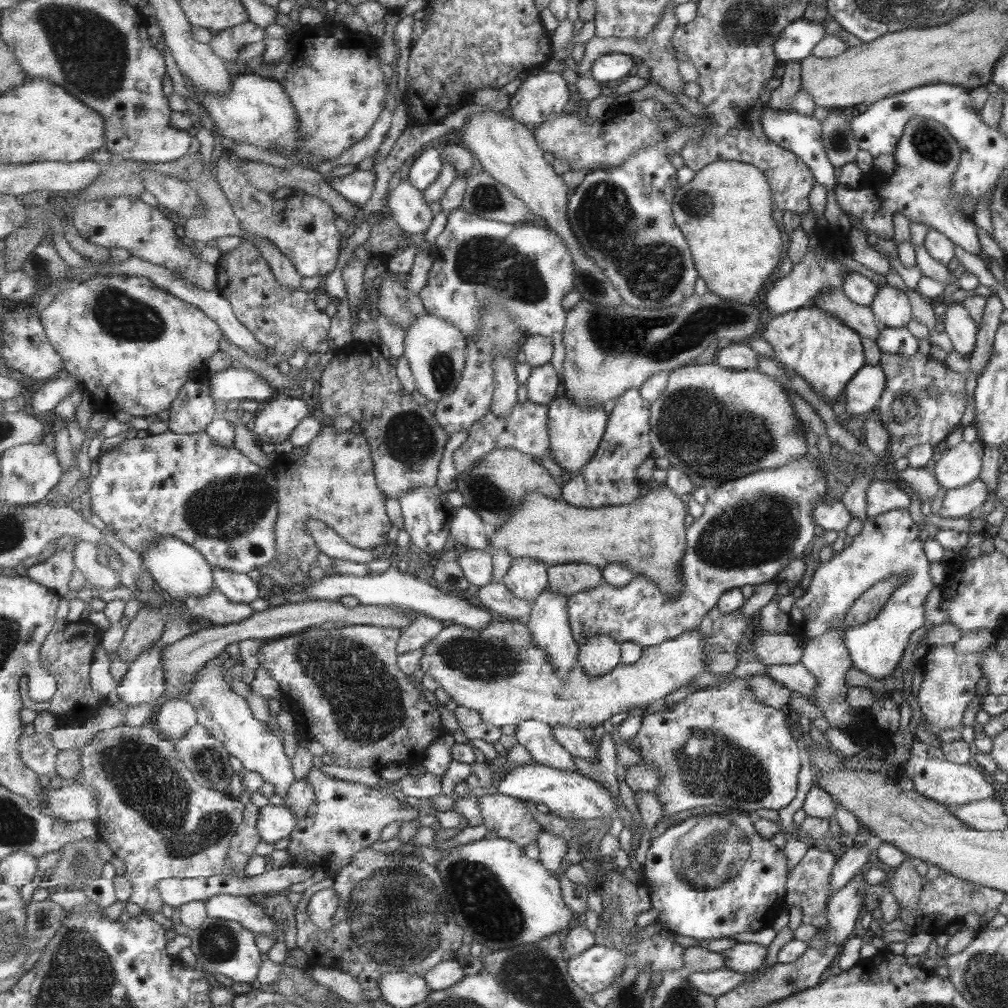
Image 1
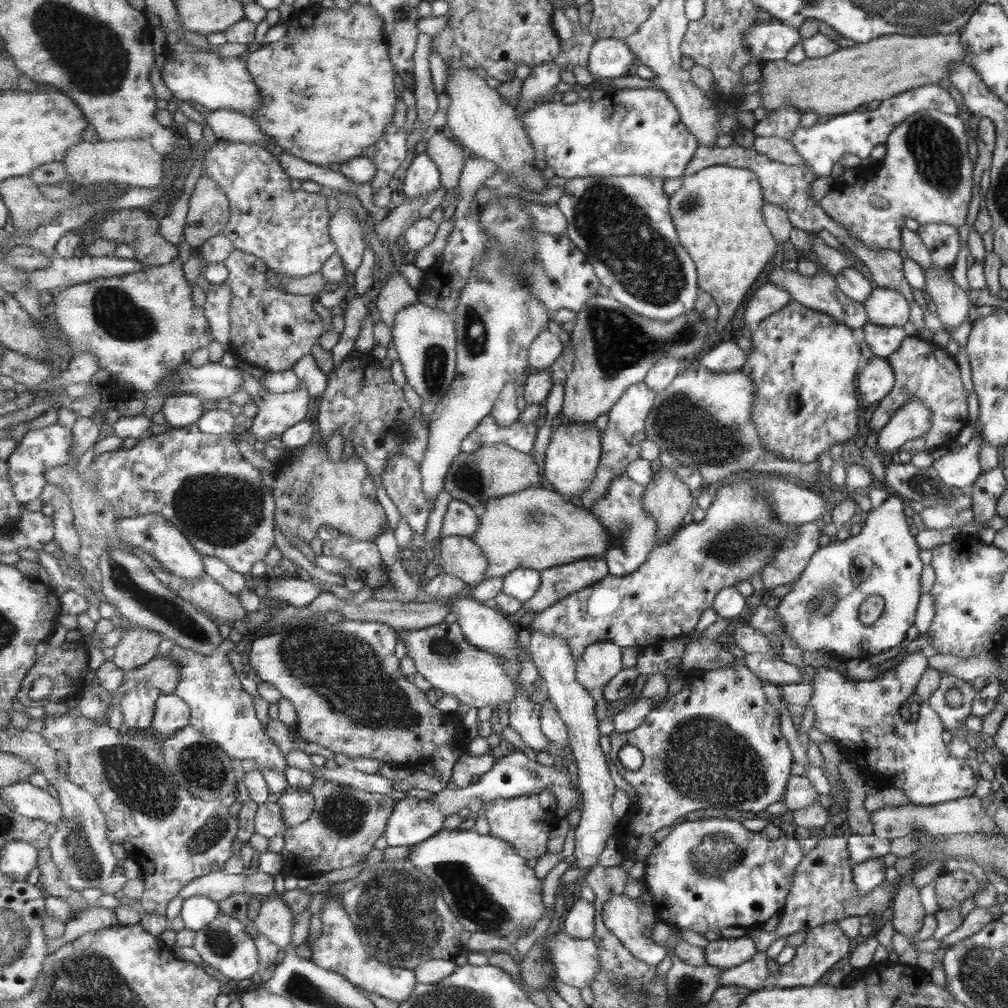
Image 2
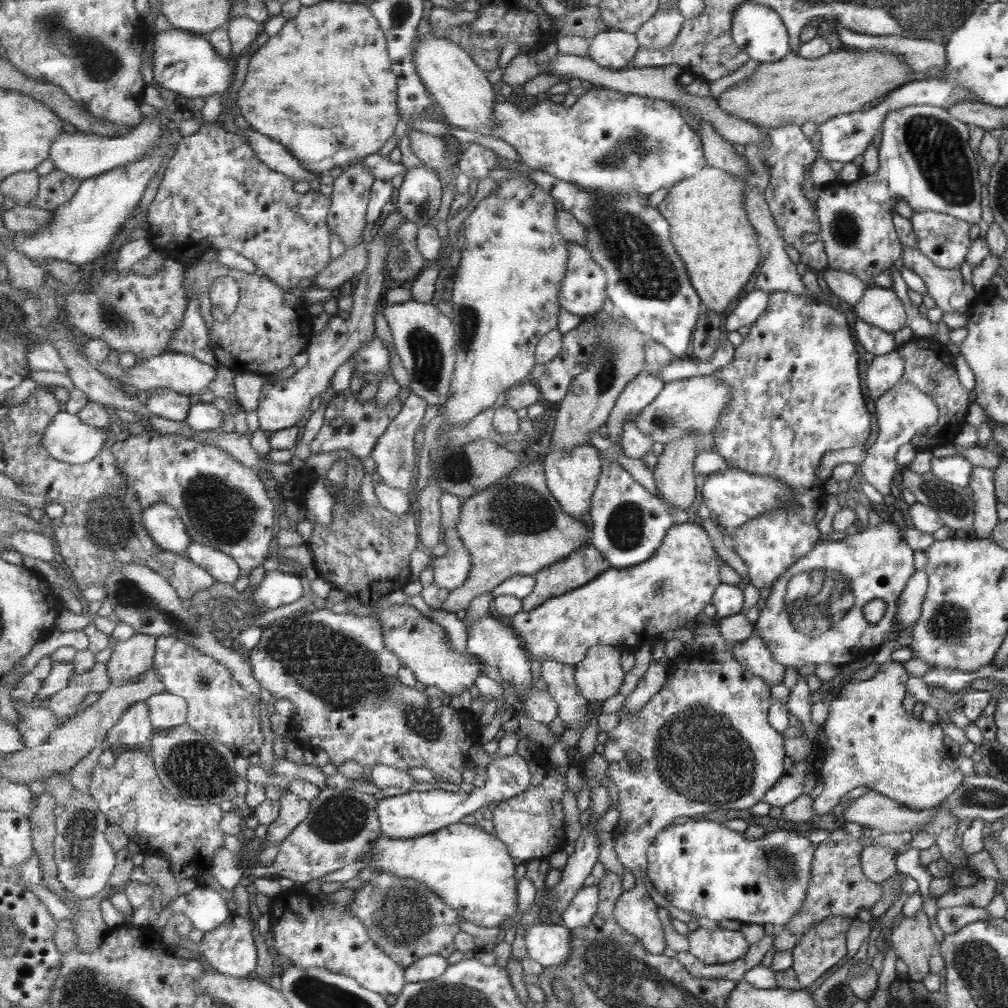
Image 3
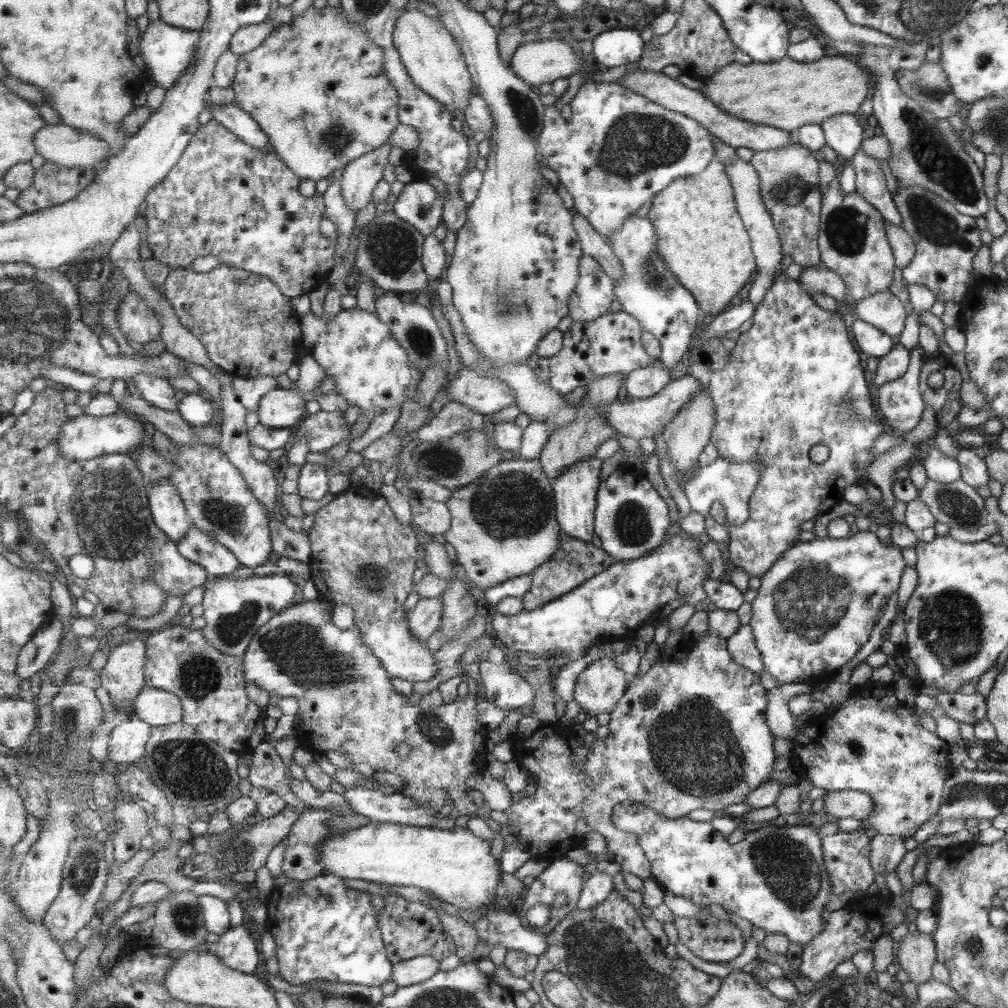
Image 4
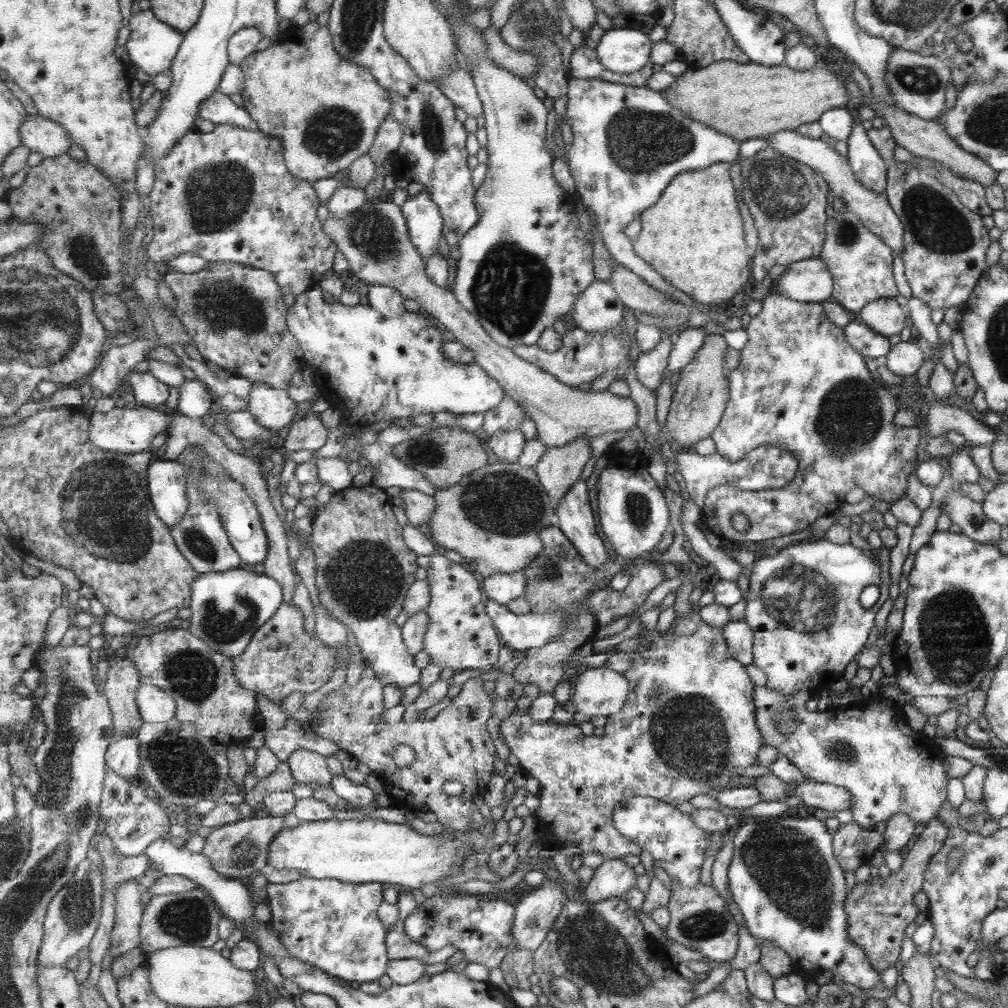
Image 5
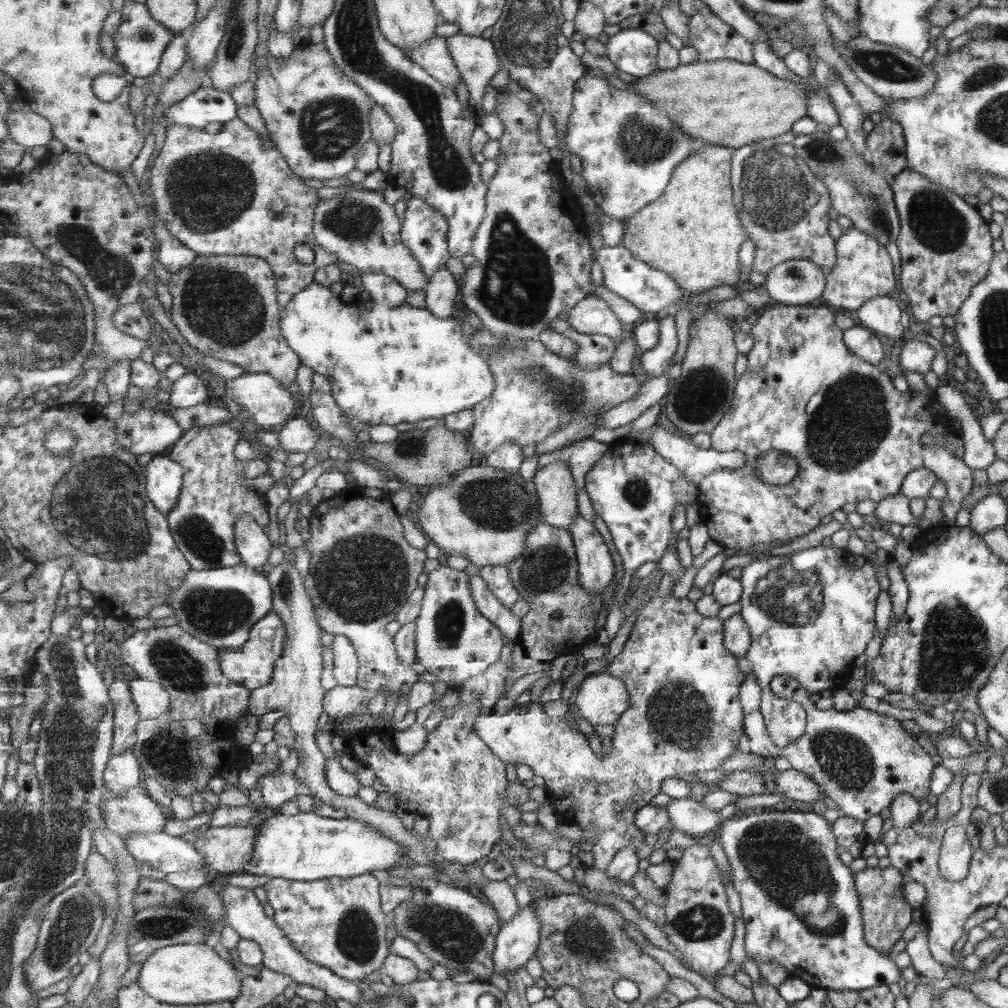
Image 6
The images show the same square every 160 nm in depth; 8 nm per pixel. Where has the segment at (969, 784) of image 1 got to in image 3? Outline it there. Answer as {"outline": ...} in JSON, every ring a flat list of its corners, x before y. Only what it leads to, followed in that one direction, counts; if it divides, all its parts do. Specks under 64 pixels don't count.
{"outline":[[886,661,878,666,873,677,857,683,840,685,833,698,829,700,828,715,821,726,825,738,825,749,817,752,821,762,819,772,815,776,821,779,823,791,812,802,815,815,828,814,833,806,848,791,854,788,866,788,881,794,909,810,929,810,945,800,963,780,963,774,955,768,949,750,943,746,943,733,937,723,921,722,920,717,911,716,901,708,901,700,905,694,905,680,908,672,901,663]]}

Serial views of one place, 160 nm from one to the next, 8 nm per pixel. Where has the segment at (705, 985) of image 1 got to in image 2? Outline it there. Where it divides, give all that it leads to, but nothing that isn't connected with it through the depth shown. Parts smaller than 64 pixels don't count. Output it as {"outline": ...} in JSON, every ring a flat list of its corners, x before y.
{"outline":[[755,952,747,961,738,964,736,967,725,969,718,976,718,986,735,985,757,991,761,989,768,978,766,954]]}

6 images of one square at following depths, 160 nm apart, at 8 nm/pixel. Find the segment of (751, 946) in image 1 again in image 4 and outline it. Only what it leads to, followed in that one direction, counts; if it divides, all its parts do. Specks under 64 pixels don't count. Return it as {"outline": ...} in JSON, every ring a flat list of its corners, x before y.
{"outline":[[705,905,691,918,673,915,671,923,678,941,701,960,727,963,743,948,741,932,730,921,713,917]]}

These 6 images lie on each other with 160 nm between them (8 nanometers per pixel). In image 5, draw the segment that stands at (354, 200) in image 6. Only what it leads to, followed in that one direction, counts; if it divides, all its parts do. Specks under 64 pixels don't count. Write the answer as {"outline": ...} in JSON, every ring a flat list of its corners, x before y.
{"outline":[[382,199,365,202,355,212,337,218,326,212,324,231,335,240,338,250,344,255,350,270,357,278,367,283,396,288,405,298,420,304,422,312,442,324,450,338,468,346,476,354,475,363,483,367,504,391,526,408,535,422,538,438,548,448,563,448,576,438,588,438,629,430,639,420,637,404,630,397,622,397,612,391,583,391,561,382,553,373,545,372,540,366,522,360,513,349,501,346,487,329,456,297,454,291,437,286,428,275,428,264,408,229,401,205]]}

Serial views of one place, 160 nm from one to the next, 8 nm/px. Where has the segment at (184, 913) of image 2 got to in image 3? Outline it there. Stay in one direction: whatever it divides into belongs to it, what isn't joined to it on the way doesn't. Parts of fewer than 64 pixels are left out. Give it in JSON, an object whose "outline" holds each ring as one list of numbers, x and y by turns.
{"outline":[[197,886,177,897,169,906,174,914,185,913,204,933,219,928,231,915,226,898,215,888]]}

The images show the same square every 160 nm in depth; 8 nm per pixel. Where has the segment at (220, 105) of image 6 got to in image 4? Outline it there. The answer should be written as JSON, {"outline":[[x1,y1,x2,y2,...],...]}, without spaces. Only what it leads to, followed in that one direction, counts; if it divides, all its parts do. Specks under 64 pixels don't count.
{"outline":[[235,103,230,105,215,105,212,109,212,118,225,125,231,132,236,133,247,144,258,149,273,151,269,135,260,127,260,124]]}

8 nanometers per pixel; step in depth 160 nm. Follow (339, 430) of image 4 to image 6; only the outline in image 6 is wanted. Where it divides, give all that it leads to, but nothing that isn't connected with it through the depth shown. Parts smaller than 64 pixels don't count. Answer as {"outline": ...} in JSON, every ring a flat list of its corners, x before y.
{"outline":[[297,415,287,421,278,432,282,450,288,452,312,452,317,444,313,423,305,415]]}

